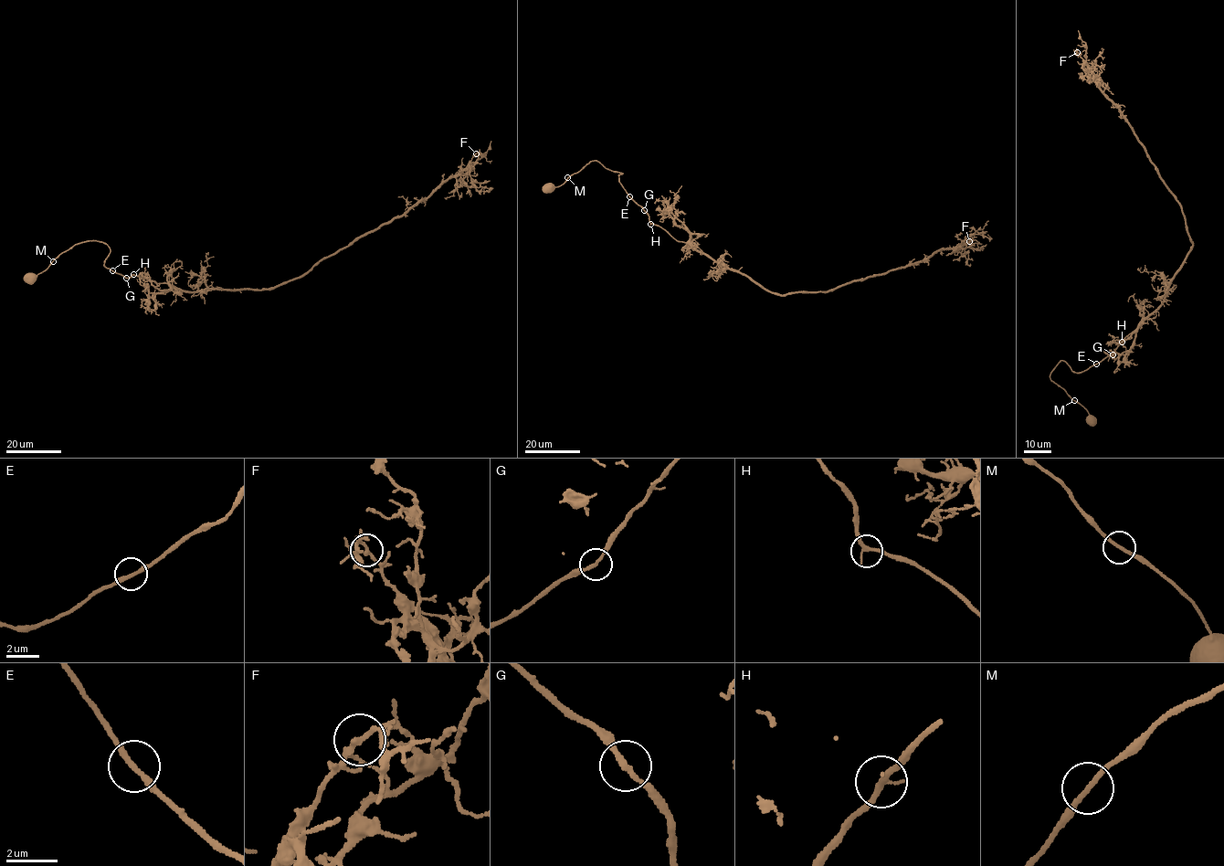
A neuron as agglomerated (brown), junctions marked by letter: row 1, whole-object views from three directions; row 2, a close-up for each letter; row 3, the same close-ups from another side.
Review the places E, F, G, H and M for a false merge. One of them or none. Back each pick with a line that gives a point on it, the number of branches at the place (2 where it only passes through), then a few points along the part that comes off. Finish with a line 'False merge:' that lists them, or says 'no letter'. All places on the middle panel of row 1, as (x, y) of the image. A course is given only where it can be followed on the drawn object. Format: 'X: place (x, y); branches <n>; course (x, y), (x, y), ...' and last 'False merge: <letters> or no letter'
False merge: no letter

